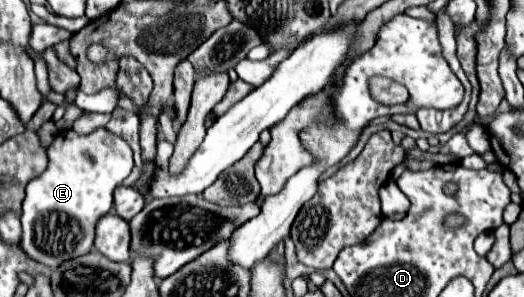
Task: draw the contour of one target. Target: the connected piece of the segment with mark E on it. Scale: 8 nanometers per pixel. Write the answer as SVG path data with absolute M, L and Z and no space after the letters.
M106 128L86 136L66 130L60 136L62 142L52 142L46 150L48 168L28 182L22 206L22 250L48 268L92 250L96 222L110 212L114 188L134 168L128 142Z

